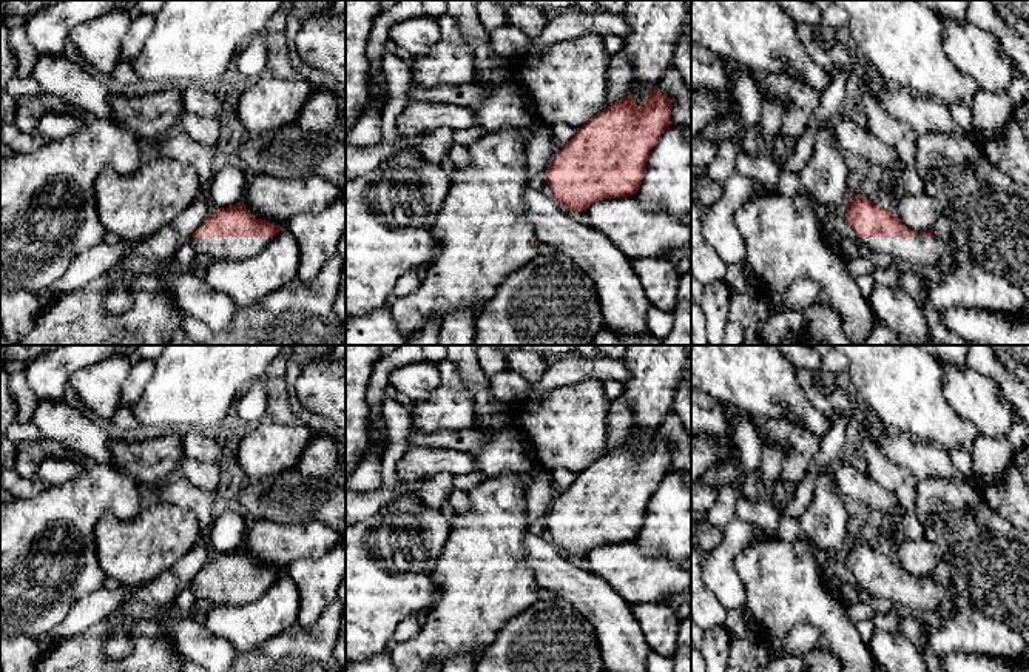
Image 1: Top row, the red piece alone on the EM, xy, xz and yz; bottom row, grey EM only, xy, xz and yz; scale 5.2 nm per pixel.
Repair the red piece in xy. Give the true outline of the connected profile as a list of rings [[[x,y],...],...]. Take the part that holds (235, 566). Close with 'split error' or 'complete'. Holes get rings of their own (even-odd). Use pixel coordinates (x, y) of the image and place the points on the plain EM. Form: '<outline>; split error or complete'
[[[239,547],[228,553],[216,553],[190,581],[194,598],[222,604],[250,604],[282,575],[265,564],[255,564]]]; split error

